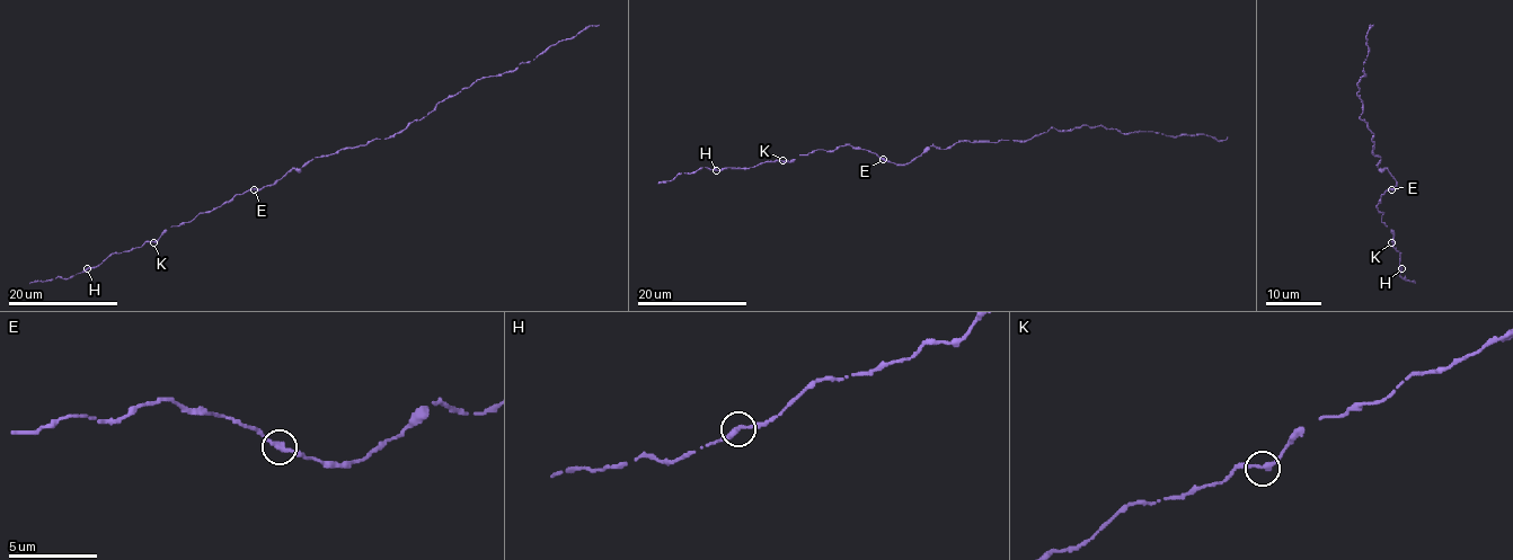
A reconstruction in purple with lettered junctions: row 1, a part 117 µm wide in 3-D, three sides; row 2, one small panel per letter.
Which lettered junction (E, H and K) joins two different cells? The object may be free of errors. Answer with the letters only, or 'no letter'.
no letter

